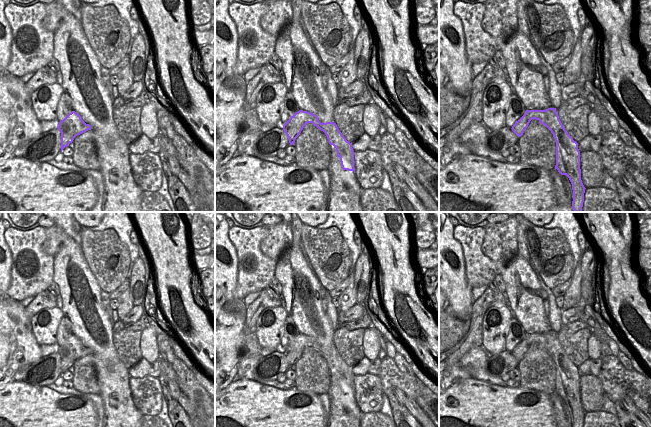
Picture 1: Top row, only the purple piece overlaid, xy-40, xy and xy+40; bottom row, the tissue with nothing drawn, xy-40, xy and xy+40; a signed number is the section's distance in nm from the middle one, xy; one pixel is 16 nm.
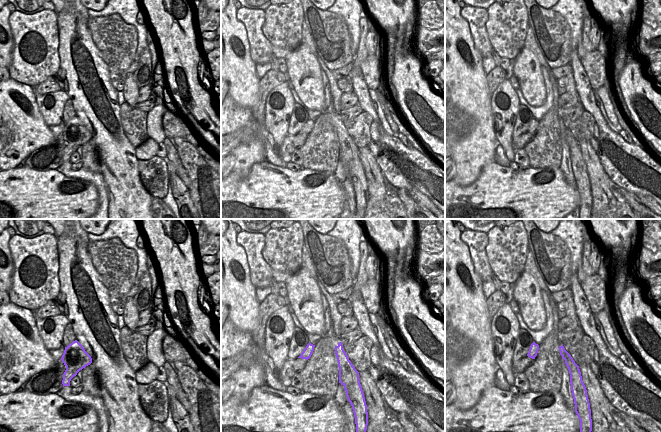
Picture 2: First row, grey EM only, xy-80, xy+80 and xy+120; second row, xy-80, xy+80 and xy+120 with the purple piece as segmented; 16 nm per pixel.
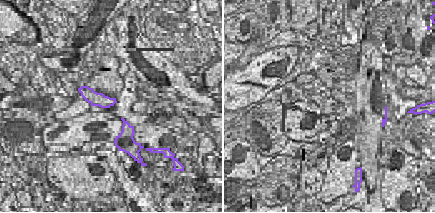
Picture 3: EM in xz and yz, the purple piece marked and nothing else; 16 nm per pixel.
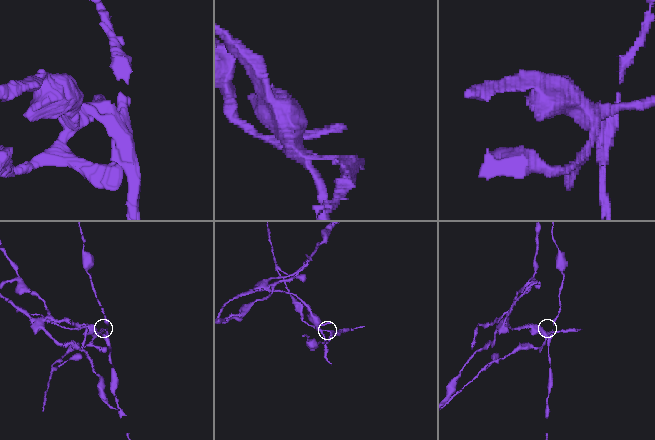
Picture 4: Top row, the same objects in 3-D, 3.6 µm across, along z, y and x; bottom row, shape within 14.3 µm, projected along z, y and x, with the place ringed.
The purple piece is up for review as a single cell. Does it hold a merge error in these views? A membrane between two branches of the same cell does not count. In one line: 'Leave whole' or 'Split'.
Split.

